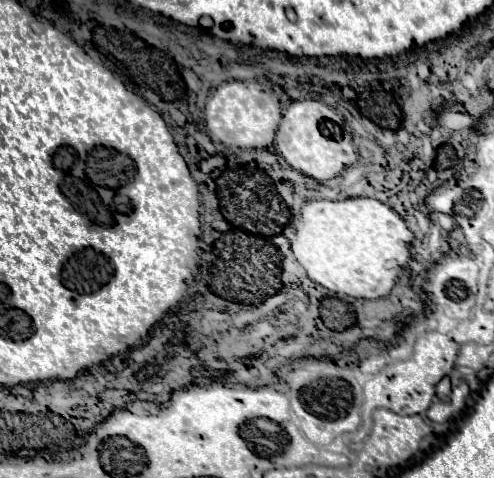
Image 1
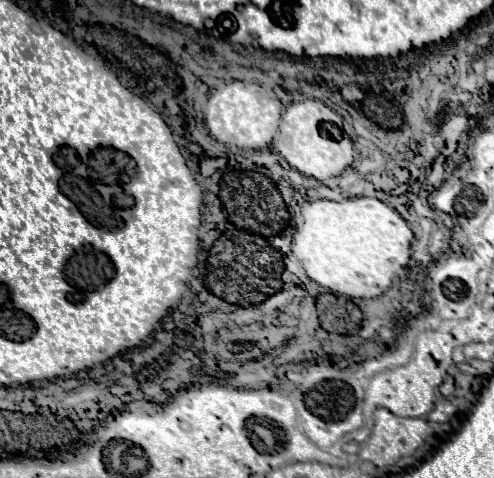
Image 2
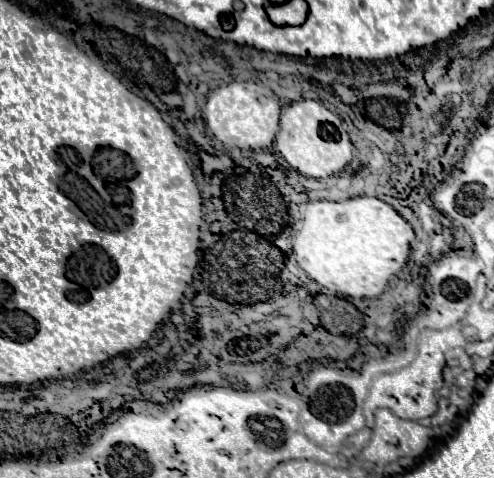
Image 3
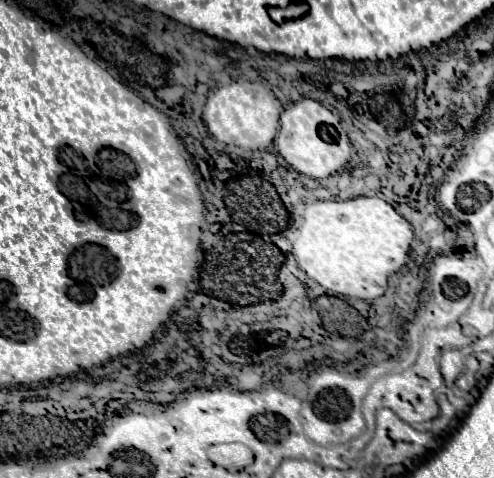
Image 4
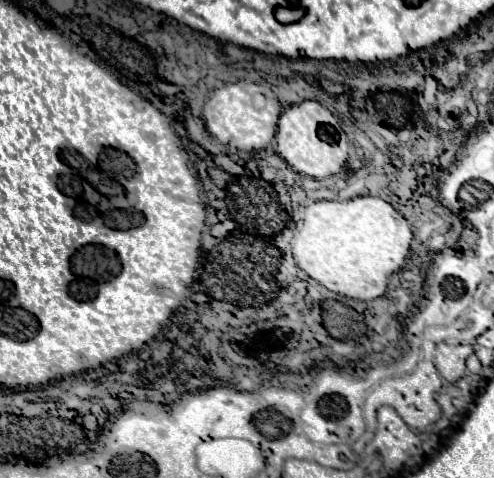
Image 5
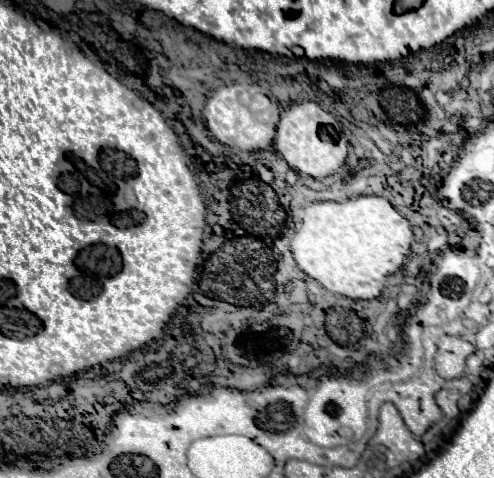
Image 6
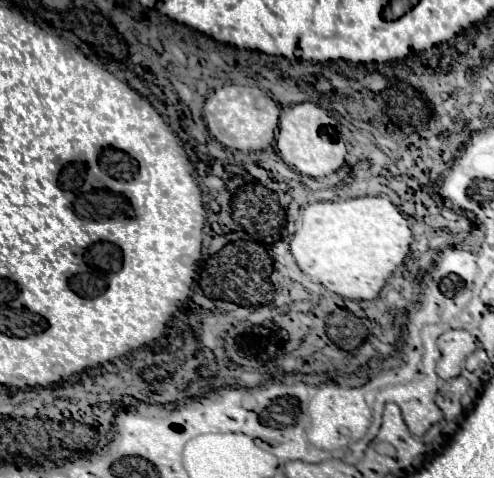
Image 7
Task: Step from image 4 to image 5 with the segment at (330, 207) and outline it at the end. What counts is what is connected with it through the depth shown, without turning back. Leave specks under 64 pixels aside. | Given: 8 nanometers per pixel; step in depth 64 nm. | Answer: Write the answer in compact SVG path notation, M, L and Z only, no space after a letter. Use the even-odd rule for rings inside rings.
M360 196L342 202L312 202L306 206L302 216L304 218L292 238L296 264L328 290L354 300L374 300L386 292L388 276L404 266L404 260L410 252L410 242L414 238L406 218L396 212L386 200L374 196Z

